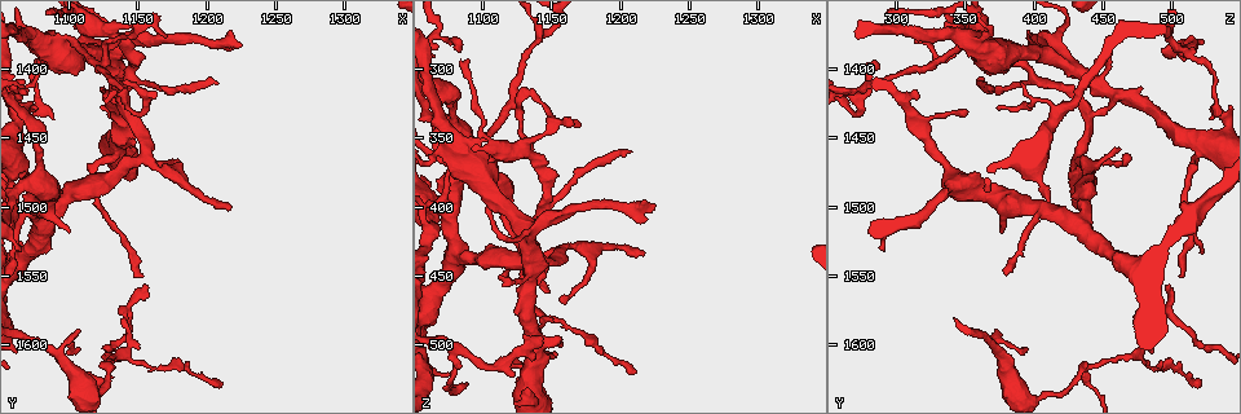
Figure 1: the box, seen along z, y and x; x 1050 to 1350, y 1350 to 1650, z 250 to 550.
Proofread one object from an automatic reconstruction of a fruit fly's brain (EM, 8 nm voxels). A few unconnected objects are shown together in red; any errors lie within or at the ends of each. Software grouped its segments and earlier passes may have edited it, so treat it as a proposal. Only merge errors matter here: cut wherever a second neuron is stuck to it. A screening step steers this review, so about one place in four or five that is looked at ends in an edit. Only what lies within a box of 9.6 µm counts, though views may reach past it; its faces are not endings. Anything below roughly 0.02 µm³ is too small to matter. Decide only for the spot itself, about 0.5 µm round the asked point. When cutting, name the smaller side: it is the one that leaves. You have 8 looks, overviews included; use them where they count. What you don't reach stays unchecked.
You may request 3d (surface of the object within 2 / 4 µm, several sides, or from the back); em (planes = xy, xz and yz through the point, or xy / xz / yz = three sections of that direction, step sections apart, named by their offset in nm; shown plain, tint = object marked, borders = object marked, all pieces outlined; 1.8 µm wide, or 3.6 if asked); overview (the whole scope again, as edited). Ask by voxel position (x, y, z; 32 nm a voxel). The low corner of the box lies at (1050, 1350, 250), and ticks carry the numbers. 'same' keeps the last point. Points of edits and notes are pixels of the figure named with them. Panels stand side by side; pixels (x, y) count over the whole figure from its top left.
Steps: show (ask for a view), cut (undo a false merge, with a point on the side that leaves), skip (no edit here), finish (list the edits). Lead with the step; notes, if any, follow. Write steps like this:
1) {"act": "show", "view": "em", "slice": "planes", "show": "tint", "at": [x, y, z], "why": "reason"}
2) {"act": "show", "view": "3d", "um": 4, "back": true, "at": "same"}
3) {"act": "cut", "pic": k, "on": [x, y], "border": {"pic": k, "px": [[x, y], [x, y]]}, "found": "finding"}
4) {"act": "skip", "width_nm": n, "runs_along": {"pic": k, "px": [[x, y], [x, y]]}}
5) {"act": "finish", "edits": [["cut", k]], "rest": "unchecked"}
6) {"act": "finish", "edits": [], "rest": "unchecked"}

{"act": "show", "view": "em", "slice": "planes", "show": "tint", "at": [1128, 1390, 412], "why": "four arms meet"}

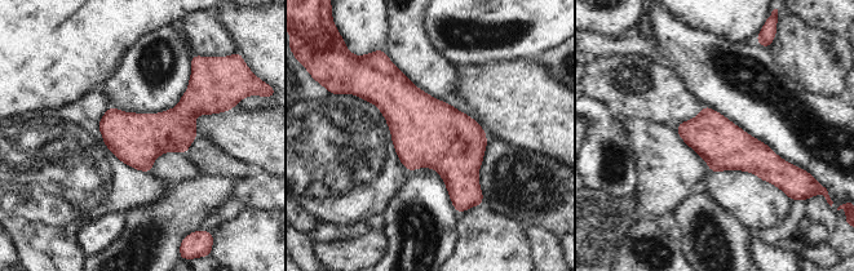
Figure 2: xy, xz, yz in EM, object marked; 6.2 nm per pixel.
{"act": "skip", "found": "all the same neuron"}

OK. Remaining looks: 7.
{"act": "show", "view": "3d", "um": 4, "at": [1142, 1418, 276], "why": "three arms meet"}

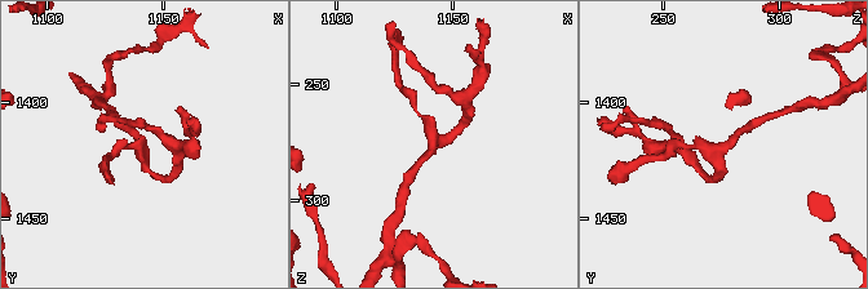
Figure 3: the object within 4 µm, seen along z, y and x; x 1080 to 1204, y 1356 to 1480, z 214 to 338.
{"act": "show", "view": "em", "slice": "planes", "show": "tint", "at": [1140, 1419, 277], "arms": 3}

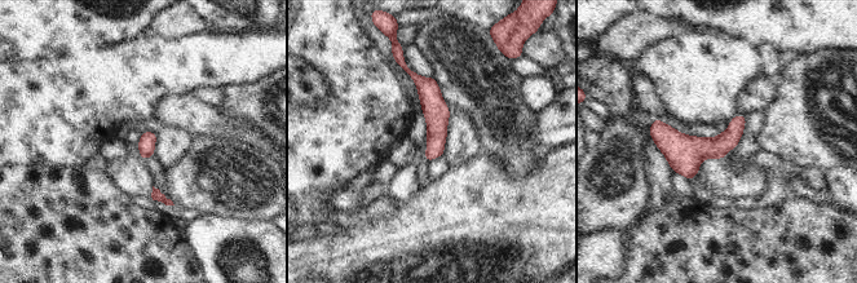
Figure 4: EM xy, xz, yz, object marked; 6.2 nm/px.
{"act": "skip", "runs_along": {"pic": 4, "px": [[415, 76], [434, 109], [429, 157]]}, "found": "one neuron here"}

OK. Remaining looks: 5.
{"act": "show", "view": "em", "um": 3.6, "slice": "planes", "show": "borders", "at": [1086, 1386, 362], "why": "sharp bend"}

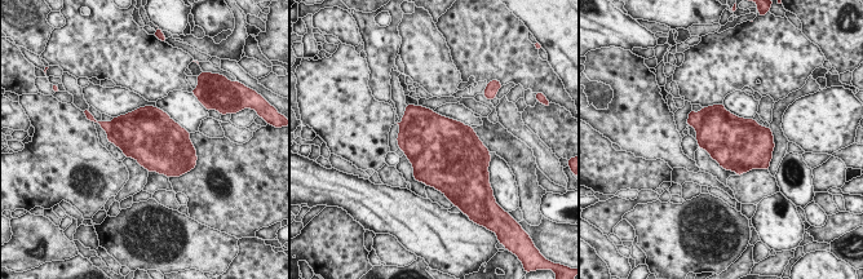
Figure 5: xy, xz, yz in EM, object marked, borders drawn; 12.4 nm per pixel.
{"act": "skip", "found": "continuous, no second neuron"}

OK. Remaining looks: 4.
{"act": "finish", "edits": [], "rest": "unchecked"}

